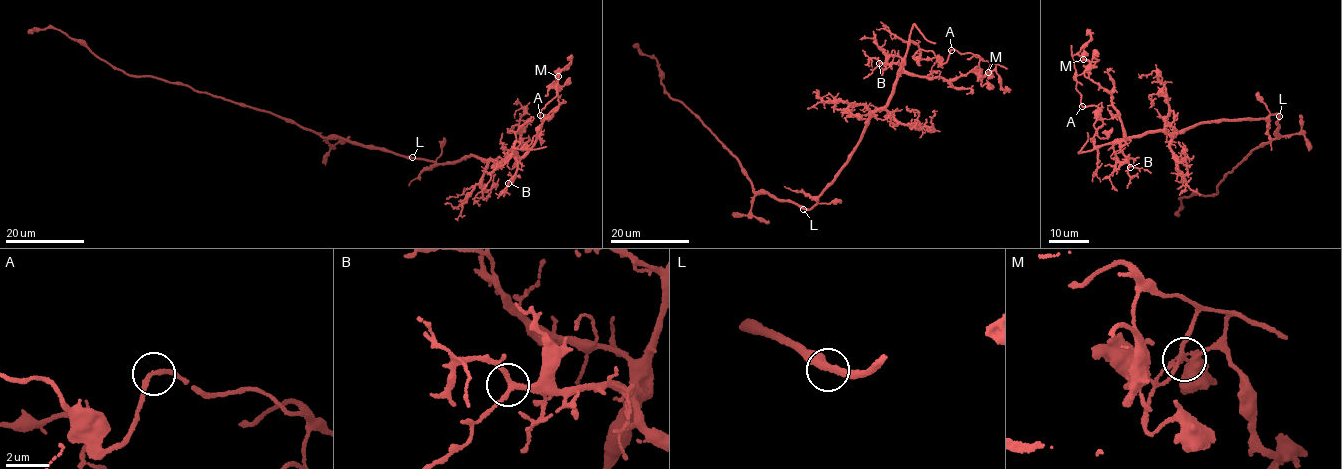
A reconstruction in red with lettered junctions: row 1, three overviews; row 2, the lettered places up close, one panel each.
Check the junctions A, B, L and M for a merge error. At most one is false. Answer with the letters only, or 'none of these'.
M

